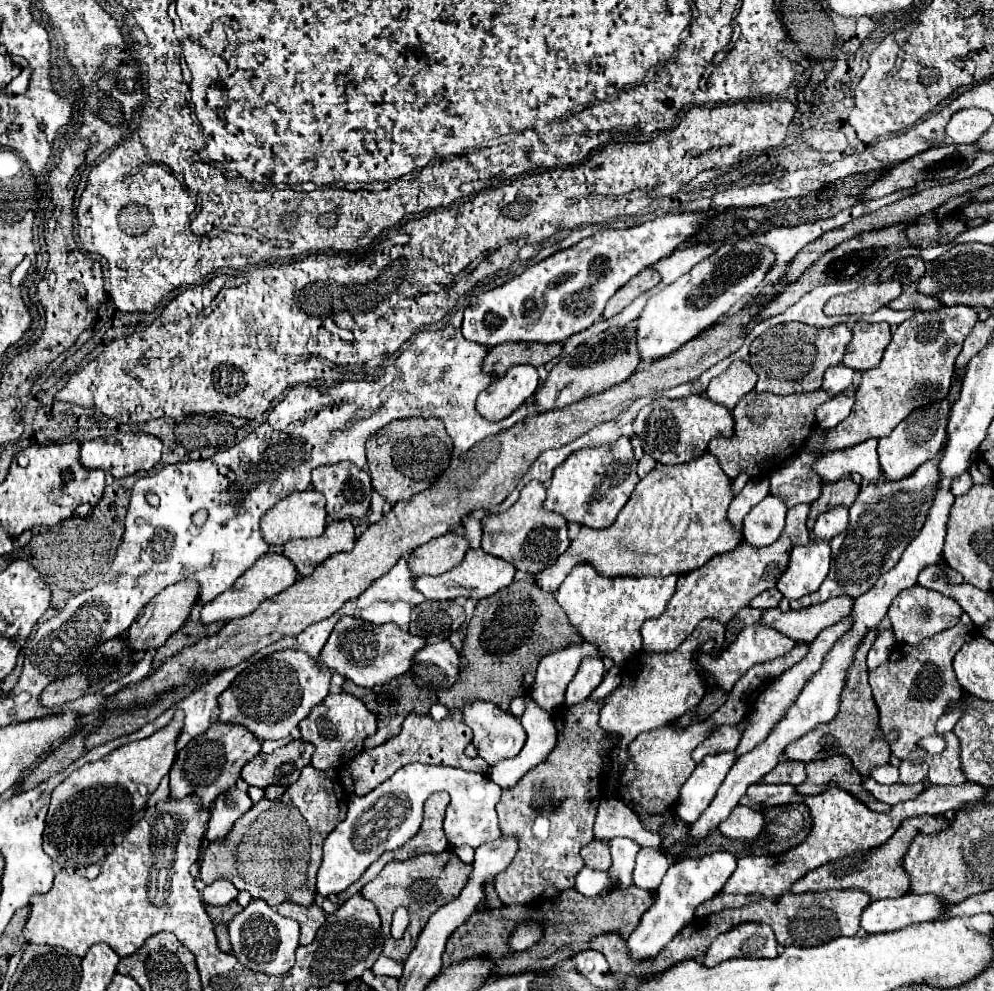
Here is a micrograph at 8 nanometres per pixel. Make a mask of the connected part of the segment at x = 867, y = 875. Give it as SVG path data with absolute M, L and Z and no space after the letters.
M921 815L921 817L905 819L901 827L895 831L895 835L881 847L875 847L869 851L857 851L853 855L829 861L809 871L799 883L793 885L793 891L801 893L801 891L827 891L827 889L861 889L867 895L871 895L873 901L887 899L887 897L901 897L909 891L909 875L903 869L903 857L905 857L905 851L909 849L909 843L919 833L939 833L945 827L949 827L949 823L943 817Z

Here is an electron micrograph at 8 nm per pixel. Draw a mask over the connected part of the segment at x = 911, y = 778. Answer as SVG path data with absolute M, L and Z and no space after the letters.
M901 761L901 783L905 785L915 785L927 781L927 763L911 763L911 761Z

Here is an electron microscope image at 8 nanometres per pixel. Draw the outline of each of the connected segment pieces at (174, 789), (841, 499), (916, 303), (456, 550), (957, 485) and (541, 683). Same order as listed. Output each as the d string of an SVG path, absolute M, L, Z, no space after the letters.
M221 721L211 723L211 727L205 733L191 739L185 745L185 749L179 751L173 769L169 773L171 797L183 799L189 793L195 793L203 801L203 807L209 807L217 795L221 795L231 785L235 785L243 765L251 761L259 751L261 751L261 741L245 727L237 723L221 723Z
M841 479L837 483L825 483L823 491L821 491L821 497L811 503L811 515L809 515L809 521L807 521L809 533L813 531L817 515L821 515L823 511L827 511L835 505L851 507L857 493L859 493L859 485L853 479Z
M905 289L897 299L893 299L887 307L889 309L915 309L915 311L935 311L941 303L929 295L921 295L915 289Z
M447 533L433 537L429 543L417 547L409 557L409 569L415 577L419 575L441 575L461 563L469 547L467 537Z
M965 471L965 473L961 473L961 475L957 475L957 479L953 479L953 495L957 497L957 495L965 495L969 489L971 489L971 485L973 485L973 481L971 481L971 475L969 475L969 471Z
M583 641L577 645L561 647L561 651L551 651L549 655L545 655L545 659L541 659L531 689L531 695L539 703L539 707L553 713L563 705L565 689L585 657L603 659L605 655L601 655L599 647L593 647L593 643Z

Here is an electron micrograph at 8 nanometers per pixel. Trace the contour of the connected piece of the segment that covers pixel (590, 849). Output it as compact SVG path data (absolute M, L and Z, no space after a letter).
M593 839L591 843L587 843L581 849L581 857L585 861L587 867L591 869L609 869L609 843L601 841L601 839Z

